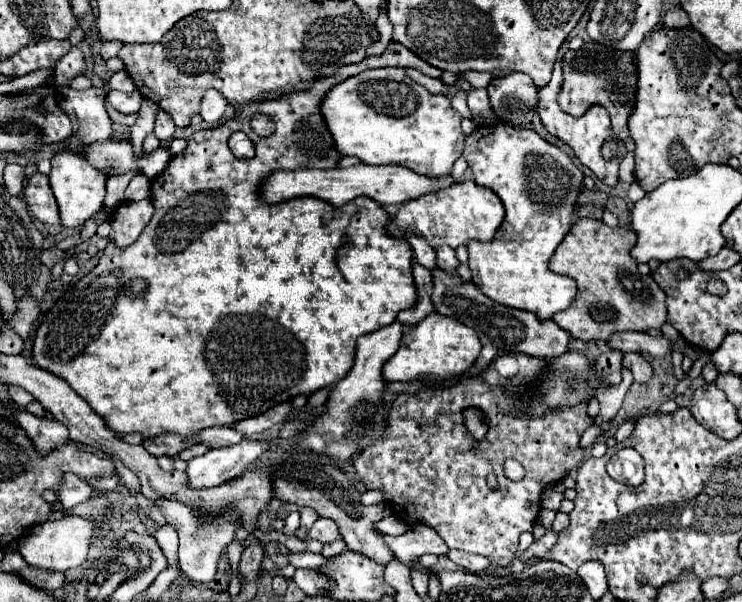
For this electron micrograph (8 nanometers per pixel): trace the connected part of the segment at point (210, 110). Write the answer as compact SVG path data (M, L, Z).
M208 89L204 93L204 99L202 99L202 109L200 109L200 117L206 121L206 123L218 123L226 111L226 99L220 91L214 91L214 89Z

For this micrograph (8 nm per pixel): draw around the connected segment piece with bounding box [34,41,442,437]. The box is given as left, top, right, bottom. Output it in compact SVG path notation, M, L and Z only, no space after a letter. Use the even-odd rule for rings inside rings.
M390 41L388 47L386 47L386 51L384 51L382 55L366 57L362 63L354 63L354 65L350 65L350 67L342 67L342 69L340 69L336 75L332 75L332 77L316 79L314 87L308 89L308 91L292 93L292 95L280 97L280 99L276 99L276 101L254 103L254 105L248 105L248 111L240 111L240 113L252 113L252 115L254 115L254 113L266 113L268 117L272 117L272 121L274 121L274 125L276 125L276 131L274 131L272 135L268 135L268 137L260 137L260 135L256 135L256 133L252 131L252 127L250 127L250 119L252 119L252 117L250 117L250 115L240 115L240 117L236 117L232 123L224 123L224 125L220 125L220 127L216 127L216 129L192 133L192 137L187 139L186 149L180 153L180 155L174 155L174 157L170 159L170 163L166 165L166 169L164 169L160 175L156 175L156 177L152 179L150 199L152 199L152 205L154 205L154 215L152 215L150 223L146 225L146 229L142 231L142 235L136 239L136 243L130 245L130 247L114 247L114 243L108 243L106 249L104 249L102 255L100 255L98 265L96 265L88 275L84 275L76 285L72 285L72 287L70 287L70 289L68 289L54 305L52 305L52 309L44 315L44 319L42 319L42 323L40 323L38 331L36 331L36 339L34 339L34 359L36 359L38 367L42 367L42 369L46 369L46 371L50 371L50 373L54 373L54 375L58 375L58 377L62 377L64 381L68 381L68 385L70 385L82 399L86 399L86 401L90 403L90 407L106 421L106 425L108 425L114 433L120 433L120 435L126 435L126 433L140 433L140 435L144 435L144 437L156 437L156 435L162 435L162 433L178 433L178 435L182 435L182 437L188 437L188 435L194 435L196 431L206 429L206 427L214 427L214 425L232 425L232 423L236 423L236 421L240 421L240 419L260 415L260 413L268 411L268 409L274 407L274 405L286 403L286 401L290 401L290 399L296 397L296 395L310 395L310 393L314 393L314 391L318 391L318 389L336 385L340 379L344 379L344 377L348 375L348 371L352 369L352 365L354 365L356 339L358 339L360 335L378 331L378 329L382 329L382 327L394 323L398 311L410 309L412 303L418 303L418 291L414 291L414 275L410 275L410 271L412 271L412 261L414 261L414 257L412 257L414 251L412 251L412 247L410 247L410 243L408 243L406 239L394 239L394 237L386 235L388 213L386 213L378 203L374 203L370 197L358 197L358 199L354 199L354 201L350 201L350 203L346 203L346 205L340 205L340 207L334 207L334 205L330 205L330 203L326 203L326 201L320 201L318 197L294 197L294 199L288 199L288 201L282 201L282 203L274 203L274 205L272 205L272 203L266 203L264 199L260 199L260 193L258 193L258 191L260 191L262 183L264 183L274 171L280 171L280 169L306 169L306 167L308 167L308 169L334 169L334 167L338 167L336 163L340 161L342 155L338 153L338 149L336 149L336 145L334 145L334 139L332 139L332 135L328 133L328 127L326 127L324 117L322 117L322 113L320 113L322 99L326 97L326 93L328 93L334 85L342 83L344 79L354 77L354 75L358 75L358 73L362 73L362 71L366 71L366 69L378 69L378 67L404 67L404 69L406 69L406 67L412 67L412 69L416 69L416 71L428 75L428 77L440 77L440 75L442 75L442 71L438 71L436 67L430 67L430 63L422 63L422 59L418 59L418 55L414 55L412 51L406 51L406 47L402 47L400 43ZM234 131L244 131L244 133L254 141L254 145L256 145L256 157L254 157L254 159L236 159L236 157L230 153L230 149L228 149L228 137L230 137Z

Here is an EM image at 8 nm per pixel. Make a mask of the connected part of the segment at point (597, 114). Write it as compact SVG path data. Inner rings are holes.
M546 85L546 87L542 87L538 91L538 115L540 115L542 123L544 123L544 127L552 135L560 137L564 143L568 143L574 149L574 153L576 153L576 157L580 159L582 165L586 165L588 169L592 169L594 175L600 181L604 181L606 185L616 185L616 181L618 181L618 167L620 167L620 161L626 155L626 147L624 147L622 139L618 139L614 135L608 111L604 107L594 105L582 117L572 117L570 113L564 113L564 111L558 109L556 99L554 99L552 93L548 93L548 85ZM604 143L606 143L606 159L602 155L602 145Z

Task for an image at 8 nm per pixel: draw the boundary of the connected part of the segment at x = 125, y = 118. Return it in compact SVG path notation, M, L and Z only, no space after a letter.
M105 101L105 107L108 109L108 113L110 113L110 117L112 117L112 121L114 121L114 125L116 127L132 127L134 123L136 123L136 119L138 119L138 113L132 113L132 115L124 115L124 113L118 113L116 109L112 109L108 101Z

